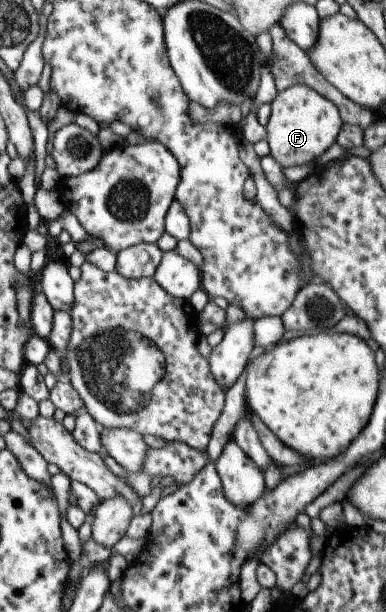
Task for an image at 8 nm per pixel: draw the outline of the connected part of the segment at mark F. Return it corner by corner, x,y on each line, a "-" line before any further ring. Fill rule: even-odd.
295,84
277,92
269,102
270,115
265,125
265,140
269,156
281,168
302,166
316,160
335,142
341,121
335,104
303,84

